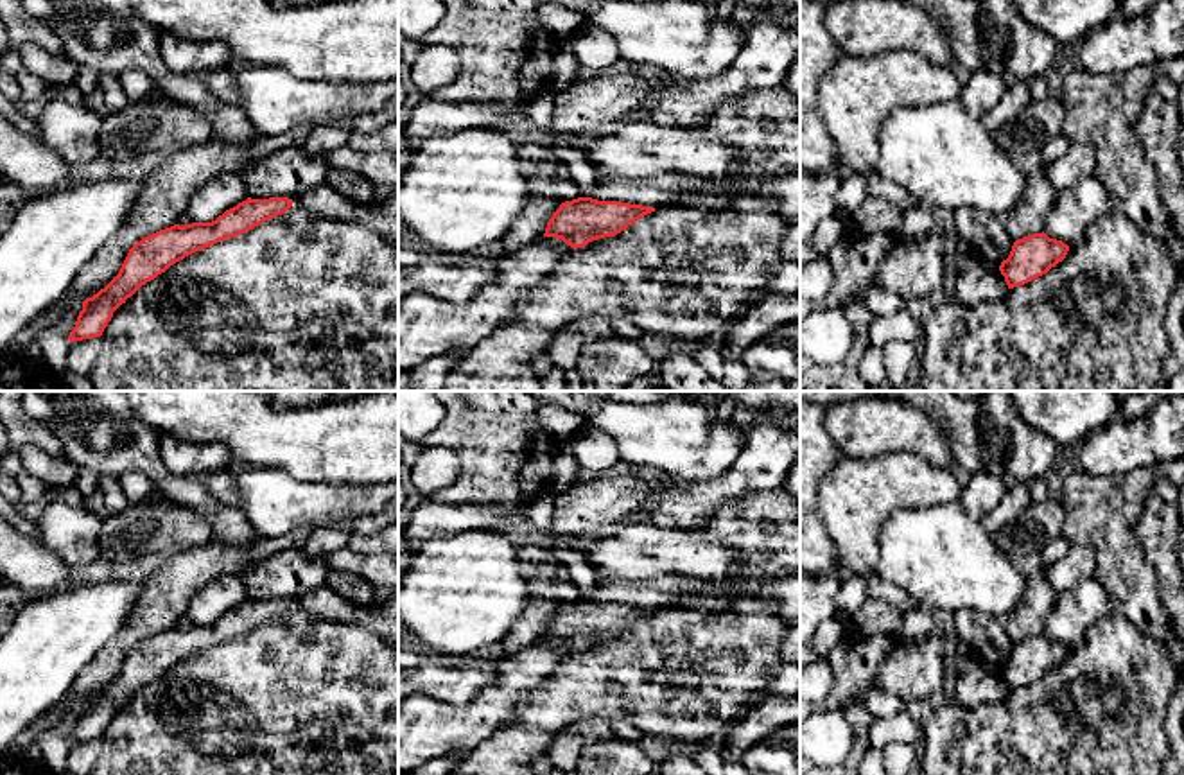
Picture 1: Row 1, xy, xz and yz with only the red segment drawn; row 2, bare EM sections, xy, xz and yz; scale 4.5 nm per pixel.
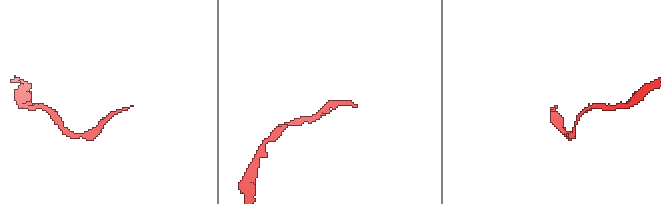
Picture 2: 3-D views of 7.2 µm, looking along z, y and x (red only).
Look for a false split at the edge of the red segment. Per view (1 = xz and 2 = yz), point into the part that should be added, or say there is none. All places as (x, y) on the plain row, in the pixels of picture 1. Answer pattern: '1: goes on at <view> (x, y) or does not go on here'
1: does not go on here
2: does not go on here

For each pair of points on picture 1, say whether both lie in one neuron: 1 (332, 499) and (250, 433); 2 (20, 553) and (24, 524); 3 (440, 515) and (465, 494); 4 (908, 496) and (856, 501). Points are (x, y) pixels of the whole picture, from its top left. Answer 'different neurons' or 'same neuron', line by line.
1: different neurons
2: different neurons
3: different neurons
4: same neuron

